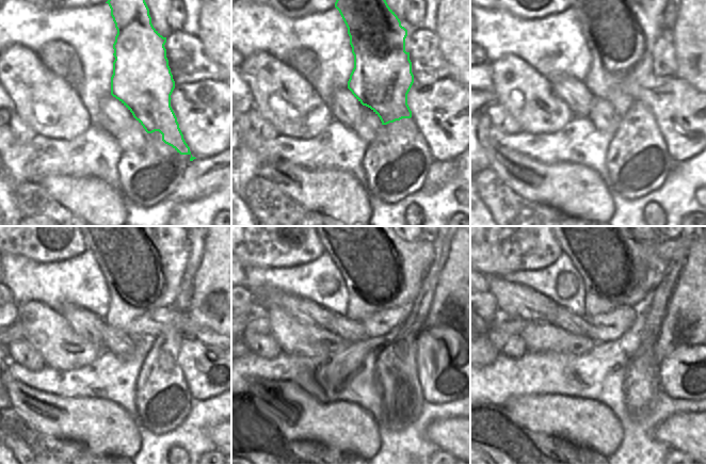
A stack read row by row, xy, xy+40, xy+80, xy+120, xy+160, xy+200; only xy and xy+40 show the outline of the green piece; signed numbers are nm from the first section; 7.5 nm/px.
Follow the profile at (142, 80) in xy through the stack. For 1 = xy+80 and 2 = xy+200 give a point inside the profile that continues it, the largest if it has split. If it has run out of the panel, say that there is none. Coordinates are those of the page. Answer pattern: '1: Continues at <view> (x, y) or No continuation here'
1: Continues at xy+80 (613, 35)
2: Continues at xy+200 (598, 247).

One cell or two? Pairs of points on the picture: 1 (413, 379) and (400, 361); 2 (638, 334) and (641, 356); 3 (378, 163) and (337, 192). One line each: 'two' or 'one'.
1: one
2: two
3: two

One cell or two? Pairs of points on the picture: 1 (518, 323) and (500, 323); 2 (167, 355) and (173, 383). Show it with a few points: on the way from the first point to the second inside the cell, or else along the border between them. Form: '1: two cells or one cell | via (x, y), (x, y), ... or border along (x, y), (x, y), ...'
1: one cell | via (514, 323), (504, 323)
2: one cell | via (167, 362), (167, 377)

